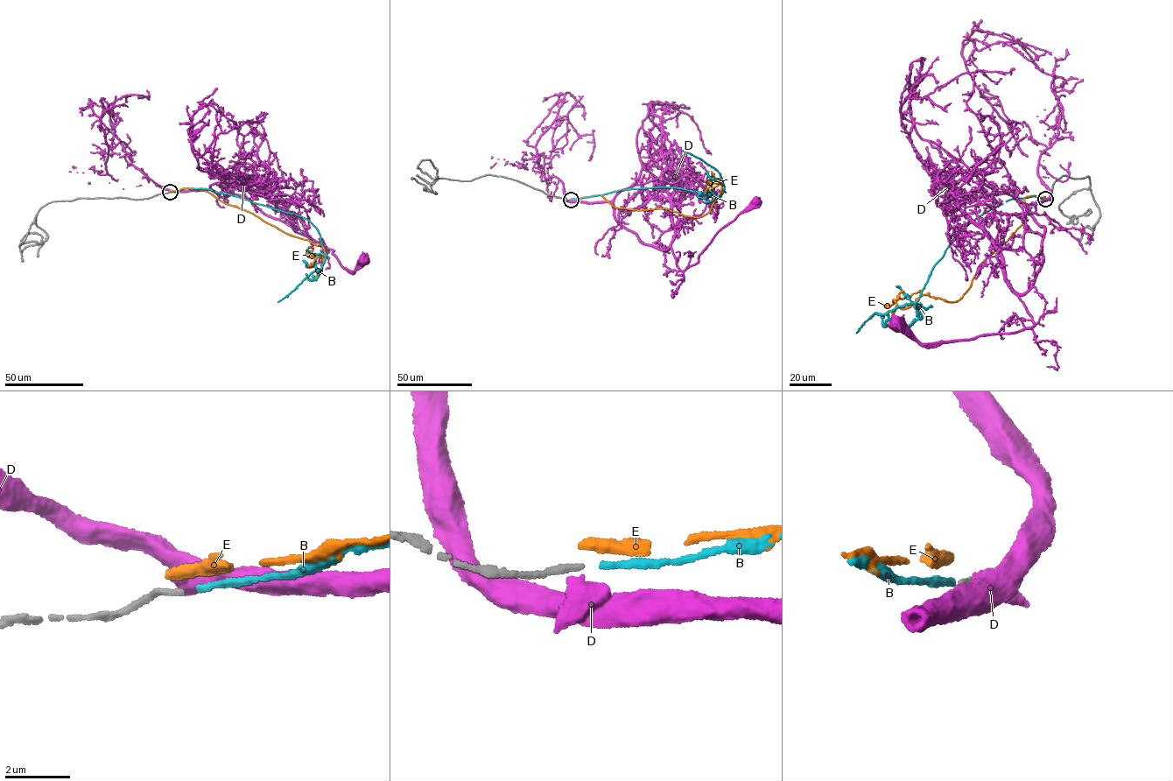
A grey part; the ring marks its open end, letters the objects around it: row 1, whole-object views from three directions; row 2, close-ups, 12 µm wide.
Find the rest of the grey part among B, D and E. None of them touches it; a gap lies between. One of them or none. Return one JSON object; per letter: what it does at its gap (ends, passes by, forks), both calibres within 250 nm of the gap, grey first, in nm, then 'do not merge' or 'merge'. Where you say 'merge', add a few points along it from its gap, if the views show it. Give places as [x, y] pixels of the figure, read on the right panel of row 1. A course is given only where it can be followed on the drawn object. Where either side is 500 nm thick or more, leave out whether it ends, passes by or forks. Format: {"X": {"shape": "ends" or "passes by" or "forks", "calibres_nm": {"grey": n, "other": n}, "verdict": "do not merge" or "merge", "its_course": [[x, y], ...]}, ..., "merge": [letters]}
{"B": {"shape": "ends", "calibres_nm": {"grey": 180, "other": 180}, "verdict": "merge", "its_course": [[1045, 199], [1010, 199], [977, 218], [953, 238], [914, 302], [884, 313], [876, 312], [856, 333]]}, "D": {"calibres_nm": {"grey": 180, "other": 650}, "verdict": "do not merge"}, "E": {"shape": "ends", "calibres_nm": {"grey": 180, "other": 400}, "verdict": "do not merge"}, "merge": ["B"]}

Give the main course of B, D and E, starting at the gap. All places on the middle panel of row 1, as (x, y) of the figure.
B: (572, 200), (615, 191), (662, 186), (719, 197), (724, 186), (720, 174), (682, 150)
D: (571, 200), (611, 202), (620, 222), (644, 243), (670, 247), (683, 270), (698, 261), (716, 233), (755, 204)
E: (572, 199), (601, 195), (617, 207), (664, 208), (698, 217), (720, 193), (720, 180), (710, 179), (708, 192)

